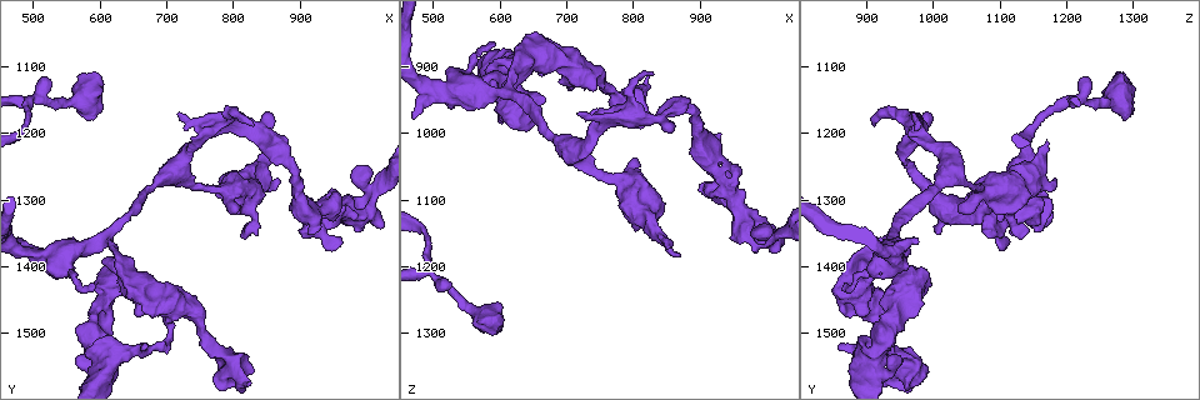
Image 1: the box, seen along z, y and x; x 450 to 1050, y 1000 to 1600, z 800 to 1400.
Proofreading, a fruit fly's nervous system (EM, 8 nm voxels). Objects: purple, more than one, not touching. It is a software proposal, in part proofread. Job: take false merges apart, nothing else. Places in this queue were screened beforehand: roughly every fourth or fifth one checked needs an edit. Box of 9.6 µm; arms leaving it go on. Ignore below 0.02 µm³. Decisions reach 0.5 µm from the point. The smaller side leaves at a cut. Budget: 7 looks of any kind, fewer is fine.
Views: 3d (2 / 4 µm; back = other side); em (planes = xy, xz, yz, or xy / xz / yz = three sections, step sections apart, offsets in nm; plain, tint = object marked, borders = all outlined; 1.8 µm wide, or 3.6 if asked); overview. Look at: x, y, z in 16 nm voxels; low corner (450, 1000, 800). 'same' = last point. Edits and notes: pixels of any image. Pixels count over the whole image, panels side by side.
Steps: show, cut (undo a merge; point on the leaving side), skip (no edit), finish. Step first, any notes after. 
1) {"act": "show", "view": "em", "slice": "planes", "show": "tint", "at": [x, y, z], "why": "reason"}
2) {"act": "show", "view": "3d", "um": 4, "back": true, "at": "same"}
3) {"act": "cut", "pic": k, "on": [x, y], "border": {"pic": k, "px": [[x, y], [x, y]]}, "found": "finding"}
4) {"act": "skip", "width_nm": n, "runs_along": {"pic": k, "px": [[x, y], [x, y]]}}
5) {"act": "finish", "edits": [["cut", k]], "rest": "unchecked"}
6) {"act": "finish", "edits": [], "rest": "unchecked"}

{"act": "show", "view": "em", "um": 3.6, "slice": "planes", "show": "tint", "at": [640, 1530, 895], "why": "thin neck"}

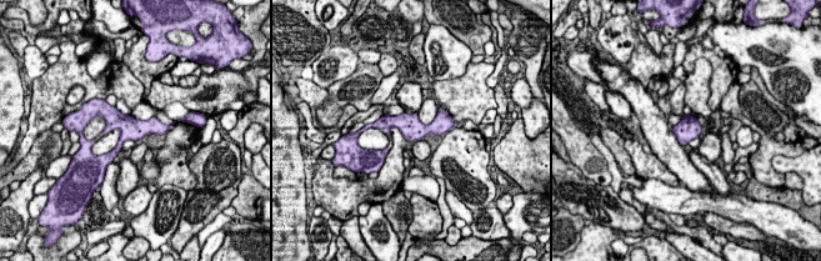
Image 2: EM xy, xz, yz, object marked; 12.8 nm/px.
{"act": "skip", "runs_along": {"pic": 2, "px": [[446, 124], [376, 125]]}, "found": "all the same neuron"}

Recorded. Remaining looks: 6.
{"act": "show", "view": "em", "slice": "planes", "show": "tint", "at": [720, 1455, 915], "why": "sudden change in width"}

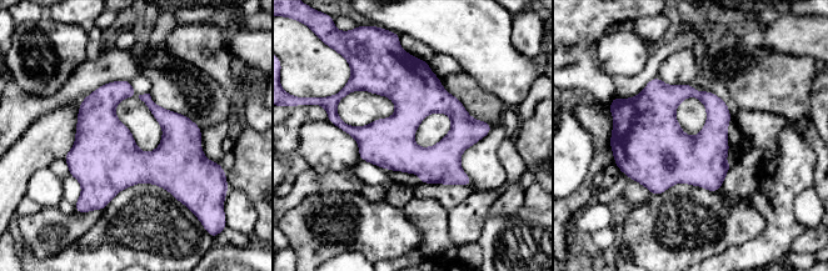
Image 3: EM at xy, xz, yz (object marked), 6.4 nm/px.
{"act": "skip", "runs_along": {"pic": 3, "px": [[407, 64], [457, 116], [454, 169], [468, 182]]}, "found": "one neuron here"}

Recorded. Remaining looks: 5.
{"act": "show", "view": "3d", "um": 2, "at": [785, 1185, 980], "why": "branch point"}

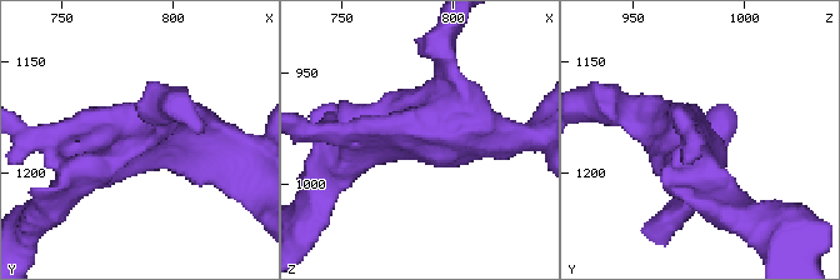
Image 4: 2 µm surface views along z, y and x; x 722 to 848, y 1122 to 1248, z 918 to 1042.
{"act": "show", "view": "em", "slice": "yz", "step": 8, "show": "tint", "at": [788, 1180, 975]}

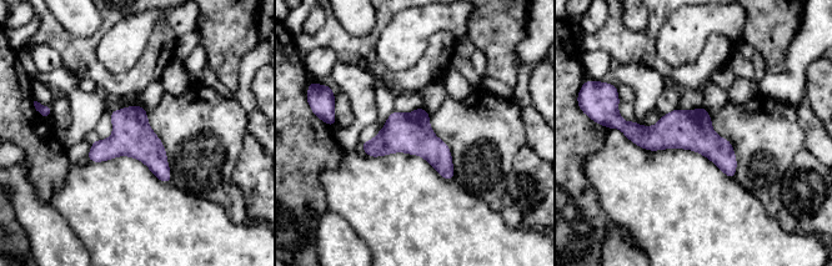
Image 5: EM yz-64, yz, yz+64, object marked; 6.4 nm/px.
{"act": "show", "view": "em", "slice": "planes", "show": "tint", "at": "same"}

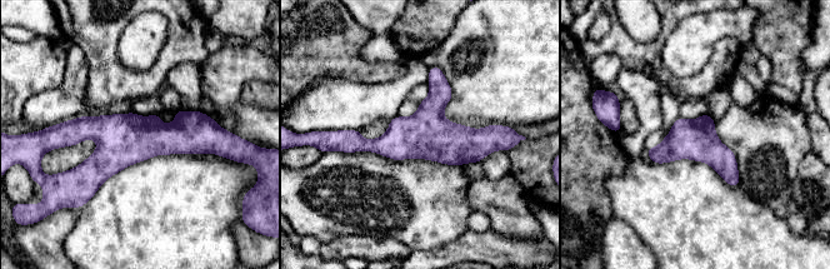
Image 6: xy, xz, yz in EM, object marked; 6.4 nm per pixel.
{"act": "skip", "found": "one neuron here"}

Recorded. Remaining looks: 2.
{"act": "finish", "edits": [], "rest": "unchecked"}

